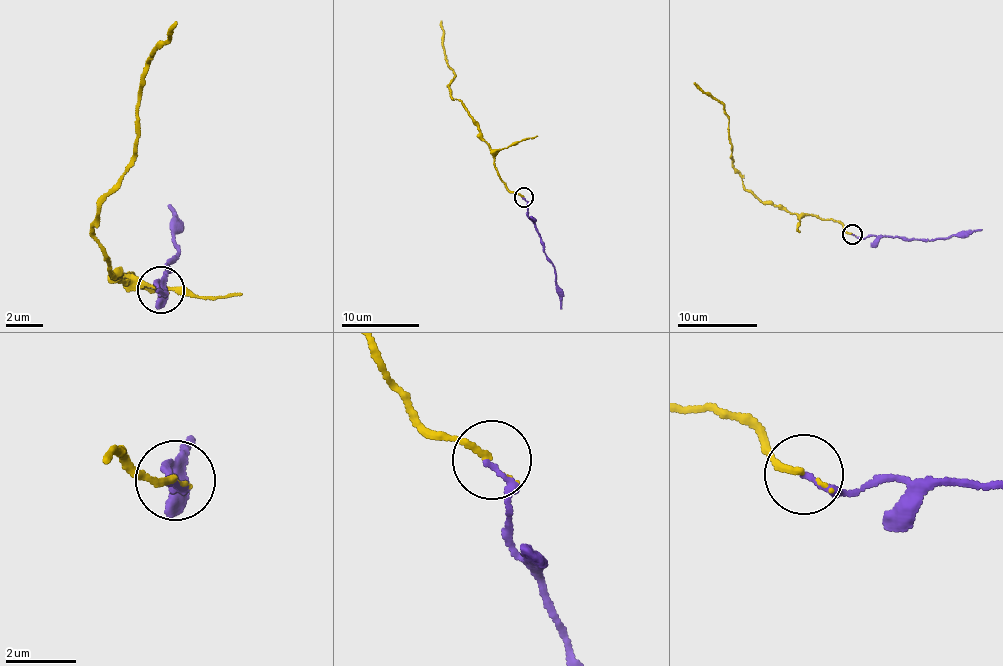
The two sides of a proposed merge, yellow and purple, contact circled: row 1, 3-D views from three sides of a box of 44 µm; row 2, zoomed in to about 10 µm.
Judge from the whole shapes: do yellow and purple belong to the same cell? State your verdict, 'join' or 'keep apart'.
keep apart

